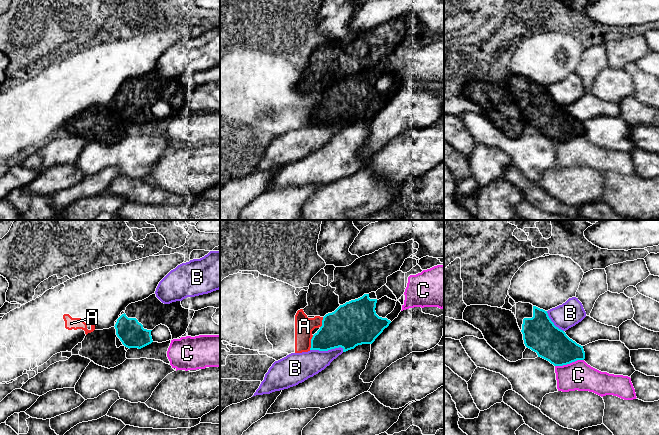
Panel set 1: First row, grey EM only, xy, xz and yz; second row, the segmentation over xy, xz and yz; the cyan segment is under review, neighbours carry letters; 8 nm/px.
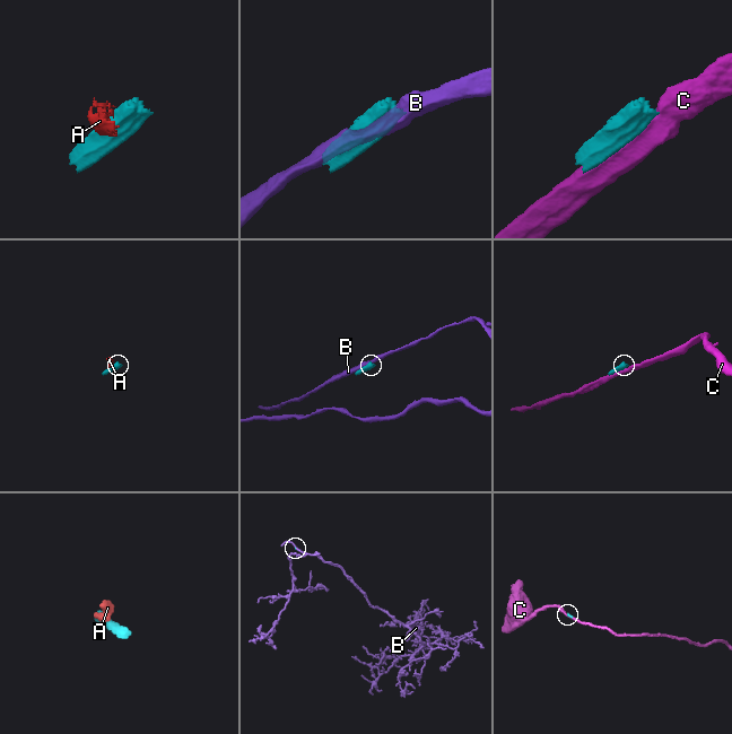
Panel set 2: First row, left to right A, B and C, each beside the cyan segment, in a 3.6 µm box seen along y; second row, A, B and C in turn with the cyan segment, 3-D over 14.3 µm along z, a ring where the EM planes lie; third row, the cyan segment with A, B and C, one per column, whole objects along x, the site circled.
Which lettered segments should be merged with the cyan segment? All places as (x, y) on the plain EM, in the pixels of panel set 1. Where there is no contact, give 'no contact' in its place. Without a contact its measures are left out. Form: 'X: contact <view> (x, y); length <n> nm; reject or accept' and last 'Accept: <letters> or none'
A: contact xz (311, 118); length 120 nm; reject
B: contact xz (326, 126); length 280 nm; reject
C: contact yz (569, 139); length 240 nm; reject
Accept: none

